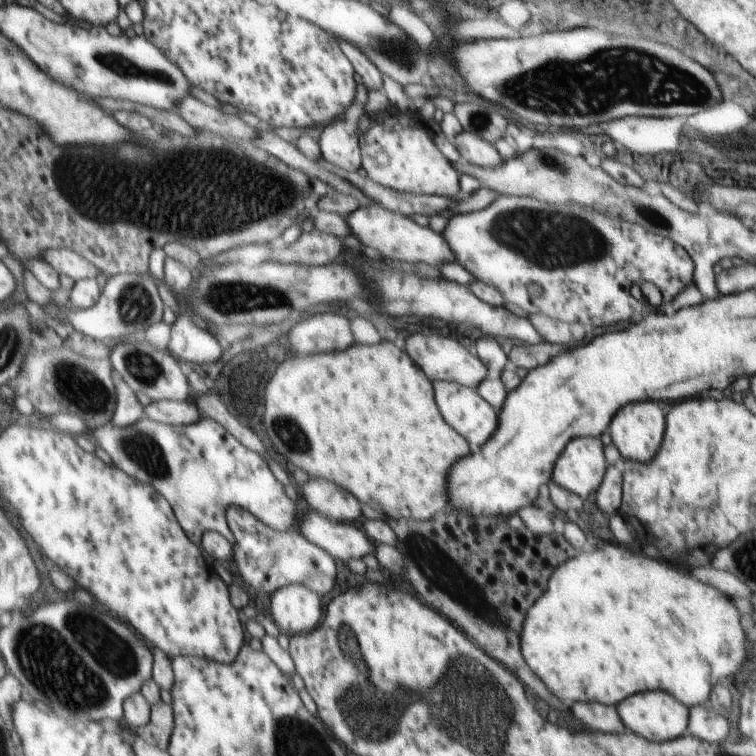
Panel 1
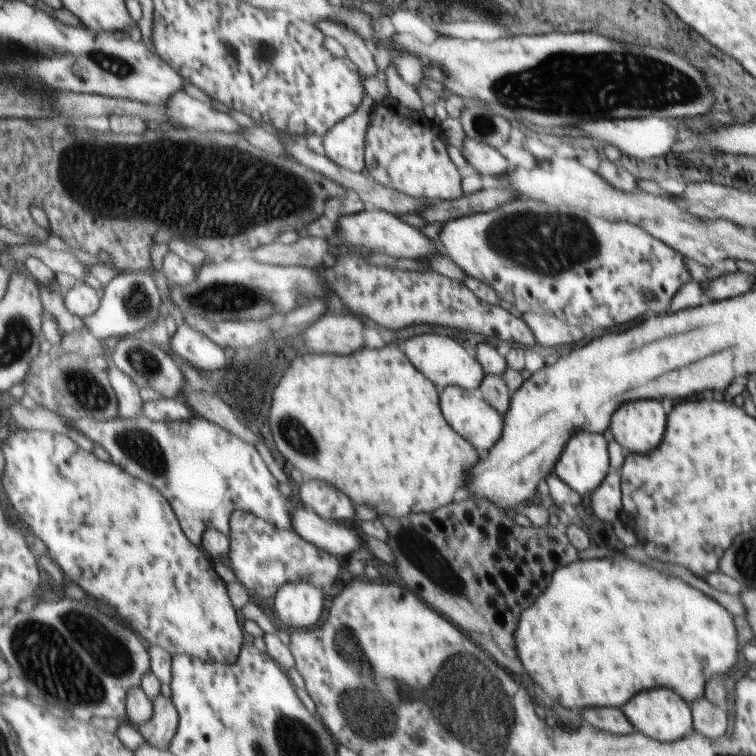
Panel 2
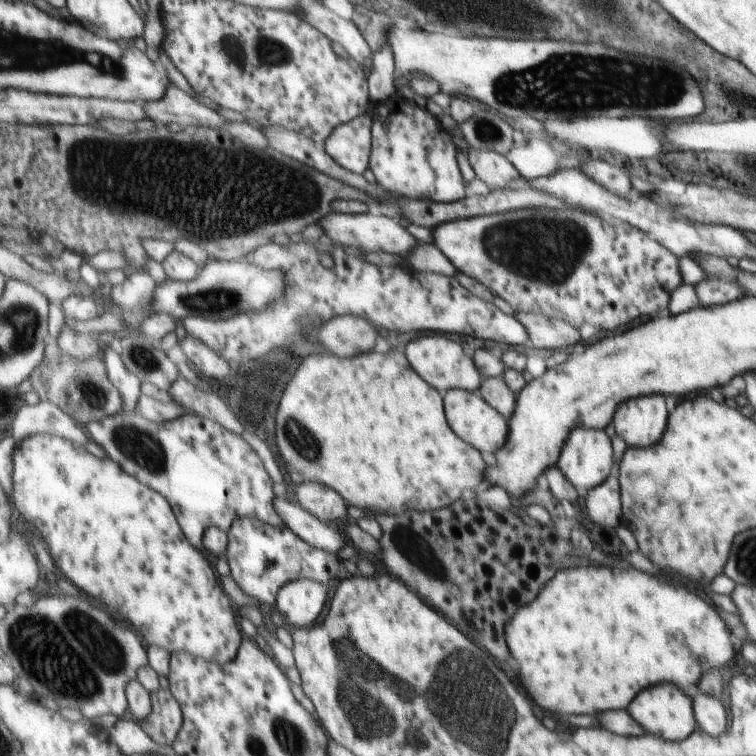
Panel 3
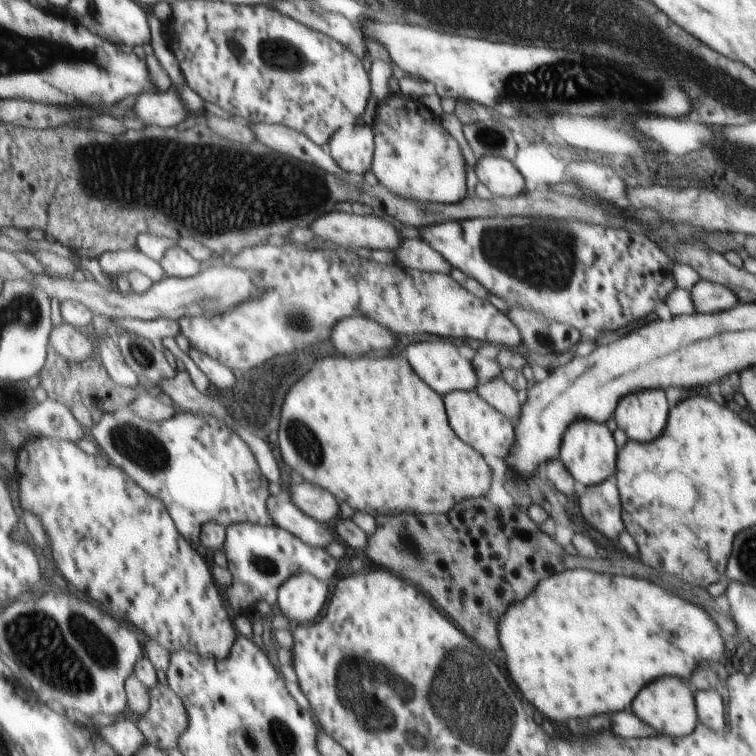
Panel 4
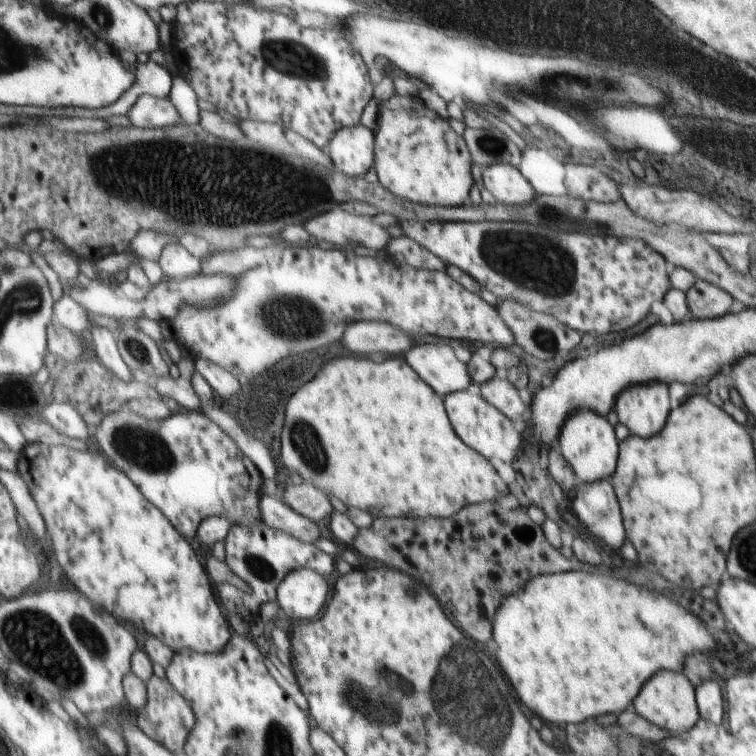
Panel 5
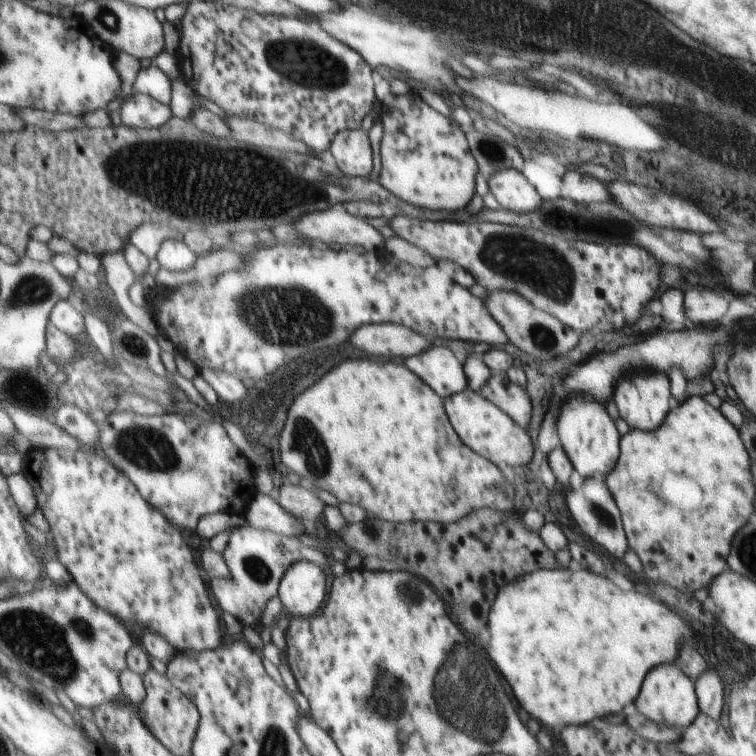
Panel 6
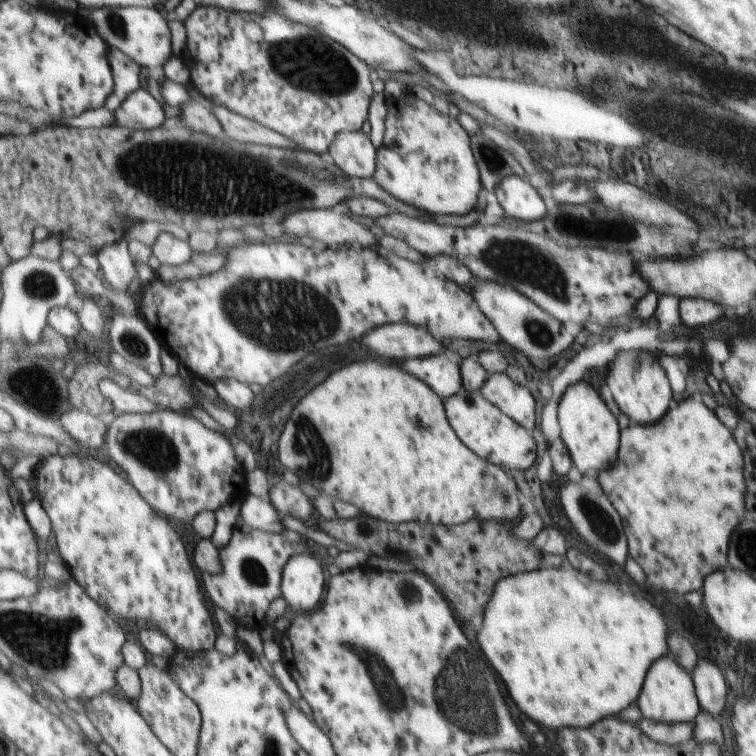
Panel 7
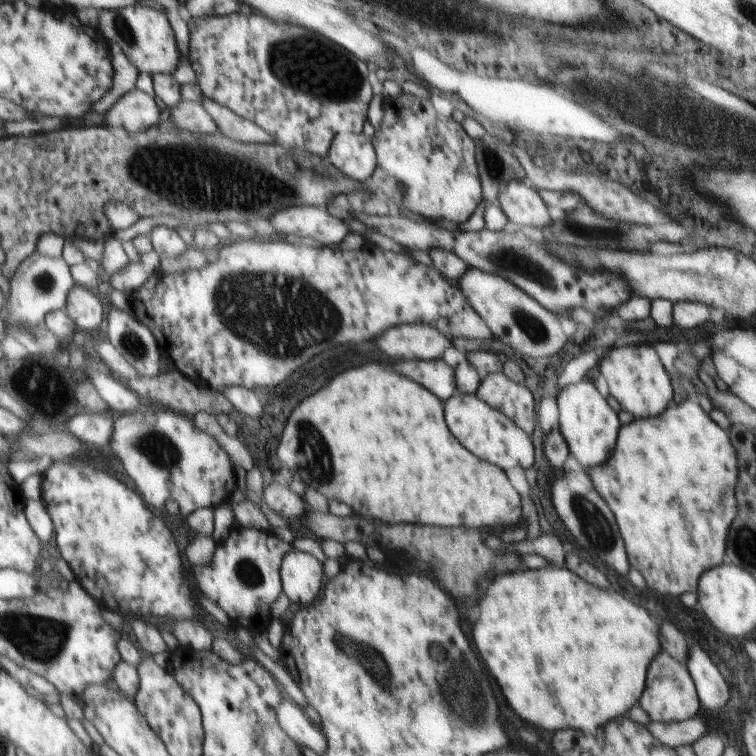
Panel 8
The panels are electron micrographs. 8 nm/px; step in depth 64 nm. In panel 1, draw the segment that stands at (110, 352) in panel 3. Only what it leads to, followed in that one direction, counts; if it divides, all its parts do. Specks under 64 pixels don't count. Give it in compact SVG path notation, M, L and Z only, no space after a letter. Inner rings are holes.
M115 374L117 386L117 409L111 425L115 428L127 428L132 426L135 422L142 420L145 417L145 408L139 402L135 390L120 377Z

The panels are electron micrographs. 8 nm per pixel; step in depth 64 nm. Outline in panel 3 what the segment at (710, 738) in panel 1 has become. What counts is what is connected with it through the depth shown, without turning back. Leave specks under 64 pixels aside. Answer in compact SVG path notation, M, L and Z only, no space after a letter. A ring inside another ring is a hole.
M705 693L693 694L697 726L711 736L725 734L725 710L718 698Z

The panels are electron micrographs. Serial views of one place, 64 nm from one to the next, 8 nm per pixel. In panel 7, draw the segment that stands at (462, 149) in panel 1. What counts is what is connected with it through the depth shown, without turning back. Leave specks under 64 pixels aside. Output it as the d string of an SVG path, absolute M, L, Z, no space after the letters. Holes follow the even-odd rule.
M509 175L499 181L493 194L507 218L531 223L545 216L545 205L529 181Z

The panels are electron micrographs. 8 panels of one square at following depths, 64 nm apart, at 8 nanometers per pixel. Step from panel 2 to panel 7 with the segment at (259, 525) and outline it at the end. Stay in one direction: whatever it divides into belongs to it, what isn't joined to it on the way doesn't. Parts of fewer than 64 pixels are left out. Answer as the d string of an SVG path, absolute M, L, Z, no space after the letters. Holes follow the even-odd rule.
M237 524L233 531L232 537L227 545L220 548L219 558L223 562L223 574L209 574L209 572L203 572L203 584L205 584L205 590L209 594L209 598L221 606L223 610L227 610L230 616L233 616L241 626L251 626L255 628L257 632L267 628L267 610L271 606L271 602L275 598L282 596L282 578L284 574L284 566L291 560L292 555L300 555L307 553L312 555L307 548L307 543L292 543L289 540L285 540L279 533L270 533L259 529L249 528L247 526Z

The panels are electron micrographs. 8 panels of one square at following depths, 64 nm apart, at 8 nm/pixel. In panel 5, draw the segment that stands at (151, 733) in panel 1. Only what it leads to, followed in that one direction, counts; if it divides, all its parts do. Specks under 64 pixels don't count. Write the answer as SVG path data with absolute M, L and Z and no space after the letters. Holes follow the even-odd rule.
M153 675L147 685L148 703L137 714L139 722L171 752L185 750L189 735L196 725L196 714L192 704L171 684L167 676L159 678Z

